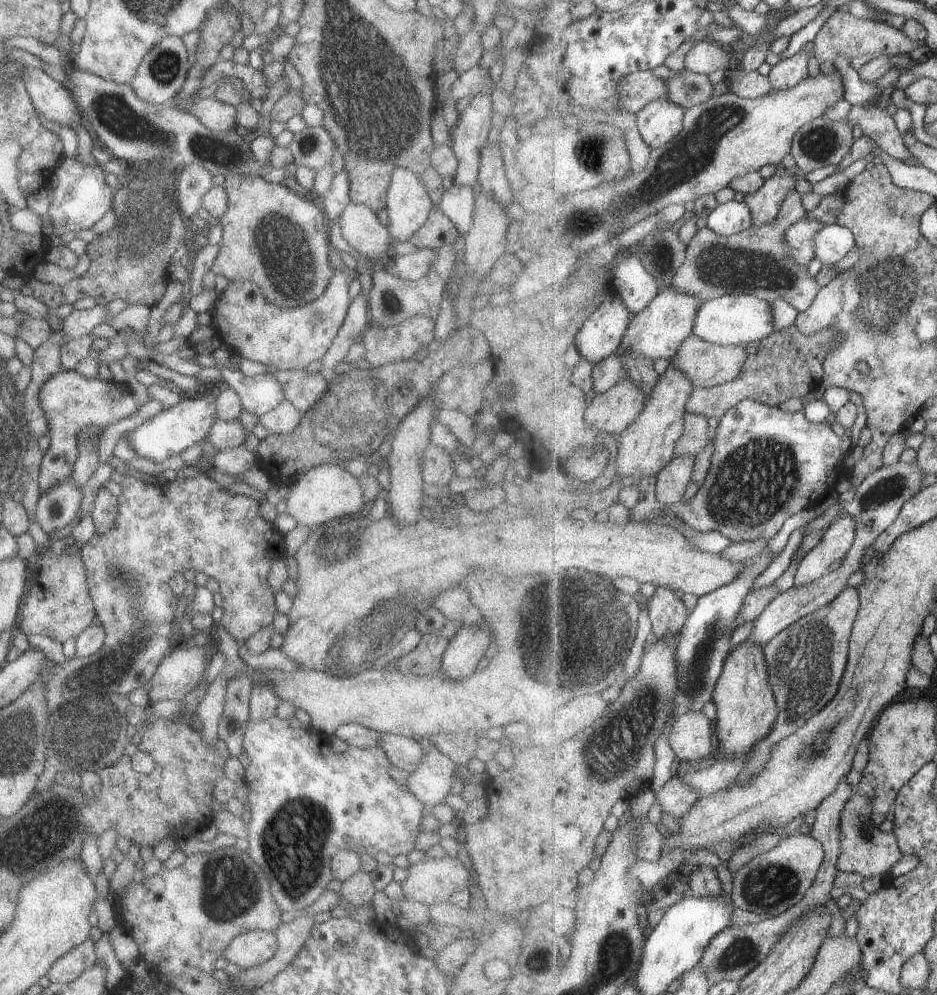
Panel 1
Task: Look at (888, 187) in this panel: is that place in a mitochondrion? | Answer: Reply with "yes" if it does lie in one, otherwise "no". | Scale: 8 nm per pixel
no

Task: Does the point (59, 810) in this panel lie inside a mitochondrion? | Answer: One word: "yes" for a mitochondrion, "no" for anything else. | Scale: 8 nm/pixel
no

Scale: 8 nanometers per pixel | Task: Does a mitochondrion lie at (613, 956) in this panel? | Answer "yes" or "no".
yes

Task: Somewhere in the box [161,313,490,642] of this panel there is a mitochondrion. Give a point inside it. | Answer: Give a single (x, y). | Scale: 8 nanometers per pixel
(344, 537)

